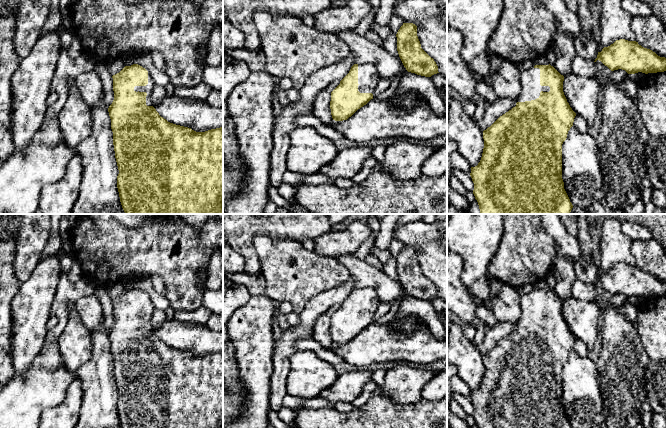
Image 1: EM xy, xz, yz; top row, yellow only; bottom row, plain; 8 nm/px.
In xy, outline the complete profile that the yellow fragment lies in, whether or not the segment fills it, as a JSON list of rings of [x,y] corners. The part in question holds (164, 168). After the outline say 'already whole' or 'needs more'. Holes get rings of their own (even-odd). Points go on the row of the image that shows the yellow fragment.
[[[138,64],[125,66],[112,78],[114,100],[108,108],[108,112],[113,132],[115,158],[119,170],[117,188],[125,214],[223,214],[223,127],[205,132],[196,132],[191,128],[170,123],[161,117],[151,102],[151,93],[155,85],[152,76]]]; needs more

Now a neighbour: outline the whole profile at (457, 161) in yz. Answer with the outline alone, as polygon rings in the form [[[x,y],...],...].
[[[454,152],[450,156],[450,163],[452,168],[463,171],[464,173],[470,175],[471,166],[467,162],[467,160],[458,152]]]

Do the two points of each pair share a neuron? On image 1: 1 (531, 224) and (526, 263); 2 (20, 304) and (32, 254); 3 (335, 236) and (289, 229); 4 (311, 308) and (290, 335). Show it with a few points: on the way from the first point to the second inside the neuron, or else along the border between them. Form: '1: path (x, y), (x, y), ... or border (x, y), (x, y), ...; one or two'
1: path (526, 234), (526, 253); one
2: border (39, 261), (31, 275), (21, 283); two
3: border (331, 230), (313, 239); two
4: path (308, 316), (307, 322), (298, 331); one

